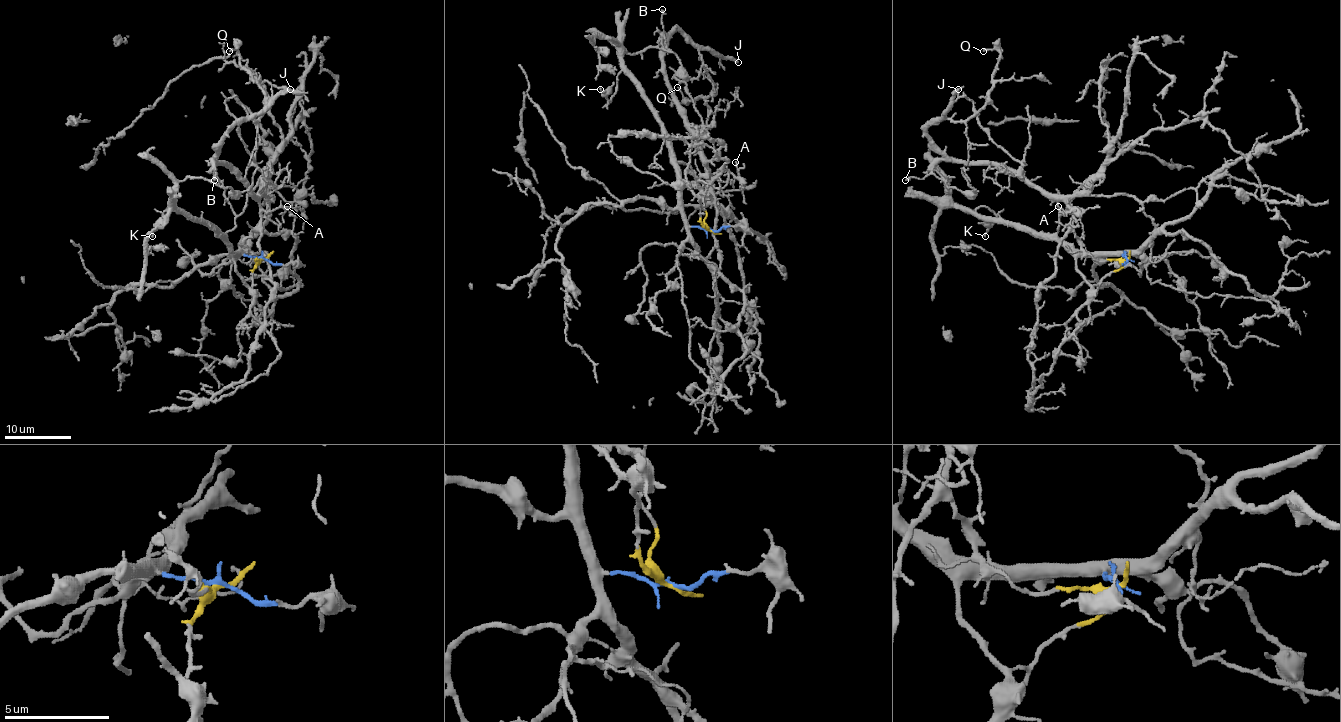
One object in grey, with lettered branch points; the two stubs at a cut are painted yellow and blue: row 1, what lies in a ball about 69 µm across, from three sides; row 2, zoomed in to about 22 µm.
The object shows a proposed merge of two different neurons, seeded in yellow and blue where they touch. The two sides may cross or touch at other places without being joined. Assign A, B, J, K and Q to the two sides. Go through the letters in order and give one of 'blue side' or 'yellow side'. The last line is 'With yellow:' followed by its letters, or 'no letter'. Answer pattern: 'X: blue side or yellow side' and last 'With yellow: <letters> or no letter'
A: yellow side
B: yellow side
J: yellow side
K: blue side
Q: yellow side
With yellow: A, B, J, Q

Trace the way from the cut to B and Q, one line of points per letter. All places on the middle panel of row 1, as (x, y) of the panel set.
B: (710, 230), (704, 221), (704, 196), (692, 185), (709, 171), (665, 72), (662, 9)
Q: (710, 230), (692, 185), (709, 171), (669, 86), (675, 31), (712, 91), (687, 103), (677, 88)

